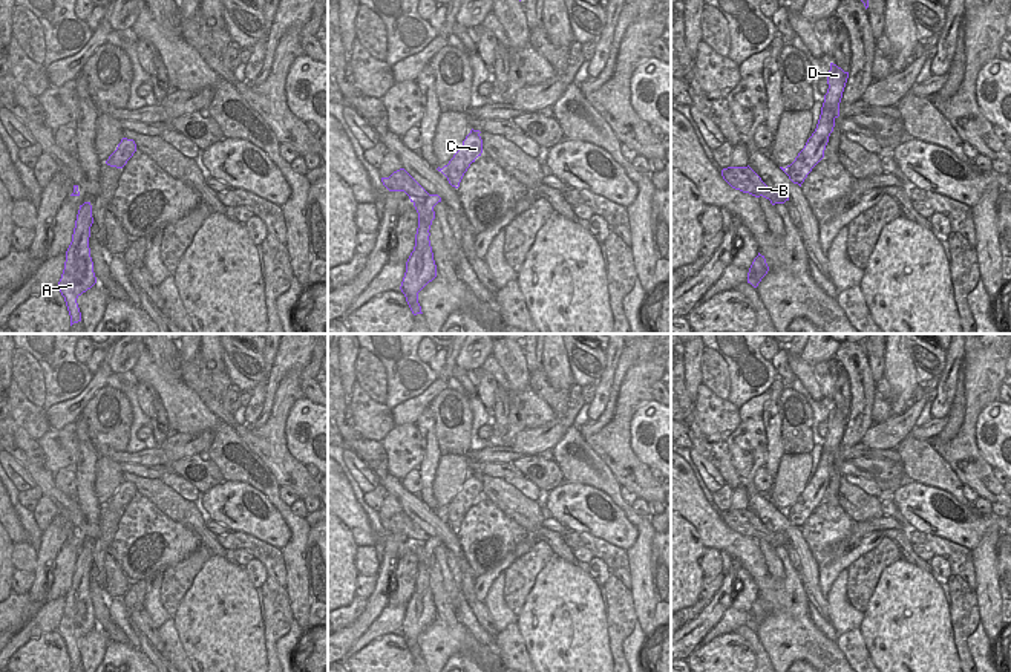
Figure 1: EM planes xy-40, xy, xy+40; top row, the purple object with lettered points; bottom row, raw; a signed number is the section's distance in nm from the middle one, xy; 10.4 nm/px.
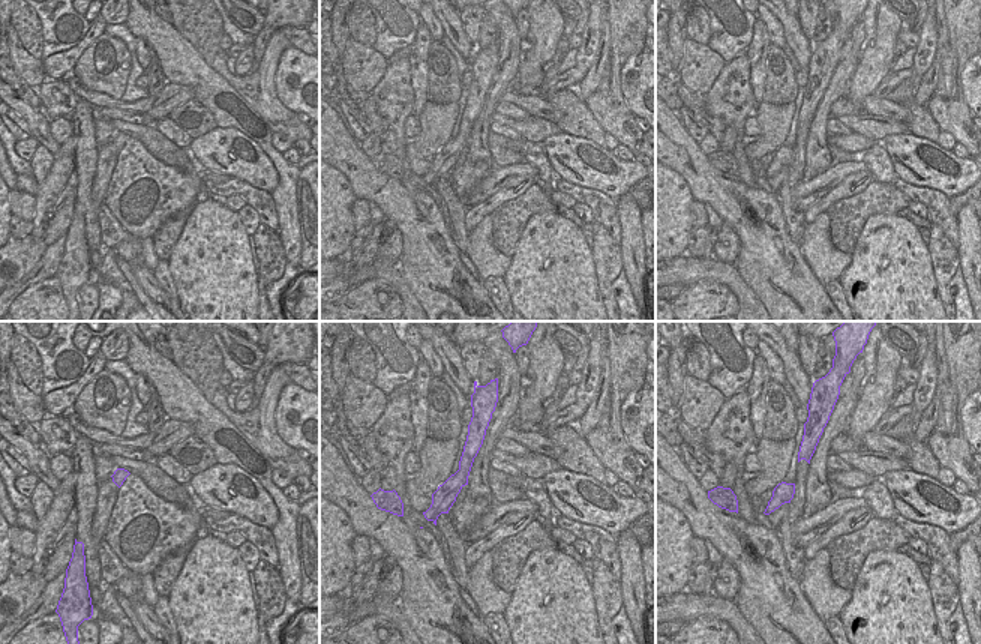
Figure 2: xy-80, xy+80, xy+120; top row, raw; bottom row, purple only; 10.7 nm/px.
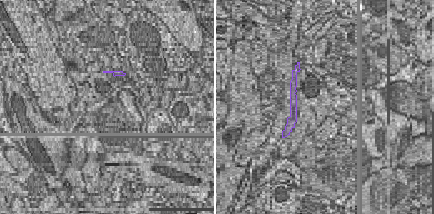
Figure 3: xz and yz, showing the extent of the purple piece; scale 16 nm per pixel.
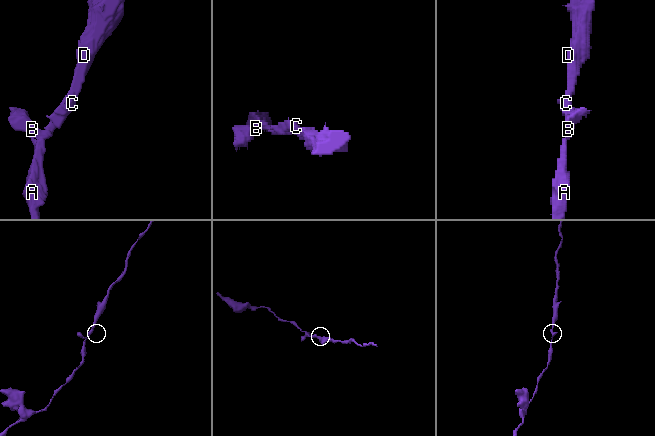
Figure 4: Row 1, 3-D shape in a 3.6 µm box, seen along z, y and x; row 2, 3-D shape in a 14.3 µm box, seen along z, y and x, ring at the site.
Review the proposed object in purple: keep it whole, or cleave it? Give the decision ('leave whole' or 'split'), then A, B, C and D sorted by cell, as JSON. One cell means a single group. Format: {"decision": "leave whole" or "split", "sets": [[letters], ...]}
{"decision": "leave whole", "sets": [["A", "B", "C", "D"]]}

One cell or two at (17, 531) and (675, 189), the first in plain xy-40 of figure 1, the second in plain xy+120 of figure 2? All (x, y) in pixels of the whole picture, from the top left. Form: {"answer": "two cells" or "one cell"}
{"answer": "two cells"}

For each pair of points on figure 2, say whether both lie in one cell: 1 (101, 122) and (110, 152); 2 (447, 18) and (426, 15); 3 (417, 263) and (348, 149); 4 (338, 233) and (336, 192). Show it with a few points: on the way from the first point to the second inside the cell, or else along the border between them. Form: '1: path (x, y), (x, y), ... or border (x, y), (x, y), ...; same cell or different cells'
1: border (110, 140), (99, 147); different cells
2: border (434, 15), (444, 33); different cells
3: path (417, 234), (417, 225), (383, 186), (371, 177); same cell
4: path (336, 222), (336, 203); same cell

